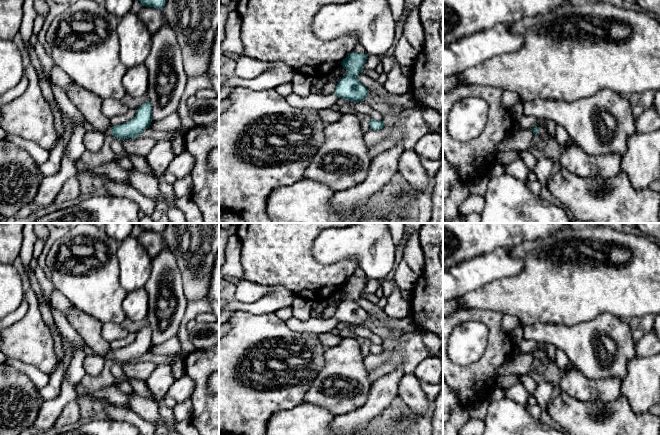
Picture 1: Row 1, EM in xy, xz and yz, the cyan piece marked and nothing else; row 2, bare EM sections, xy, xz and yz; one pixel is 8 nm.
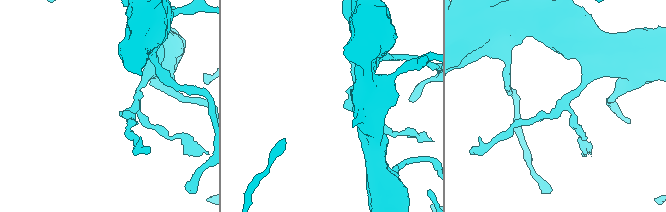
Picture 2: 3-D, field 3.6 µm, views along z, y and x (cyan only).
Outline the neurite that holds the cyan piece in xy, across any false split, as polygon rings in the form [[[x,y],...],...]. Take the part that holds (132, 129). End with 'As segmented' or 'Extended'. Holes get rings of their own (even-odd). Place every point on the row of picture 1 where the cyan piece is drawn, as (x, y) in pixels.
[[[150,102],[142,104],[136,115],[130,121],[117,126],[108,127],[103,133],[113,135],[121,140],[140,137],[141,133],[149,127],[152,122],[152,107]]]. Extended

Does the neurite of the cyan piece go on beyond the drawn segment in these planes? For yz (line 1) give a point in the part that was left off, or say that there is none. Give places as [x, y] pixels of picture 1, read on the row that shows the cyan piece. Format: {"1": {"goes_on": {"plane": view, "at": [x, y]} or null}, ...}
{"1": {"goes_on": {"plane": "yz", "at": [542, 131]}}}

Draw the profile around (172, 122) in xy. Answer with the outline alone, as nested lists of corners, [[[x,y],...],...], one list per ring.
[[[177,111],[161,121],[152,121],[149,128],[157,133],[178,131],[184,135],[187,132]]]

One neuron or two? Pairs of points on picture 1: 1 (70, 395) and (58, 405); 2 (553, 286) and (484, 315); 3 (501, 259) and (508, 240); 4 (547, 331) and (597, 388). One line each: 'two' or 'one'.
1: one
2: two
3: two
4: two

